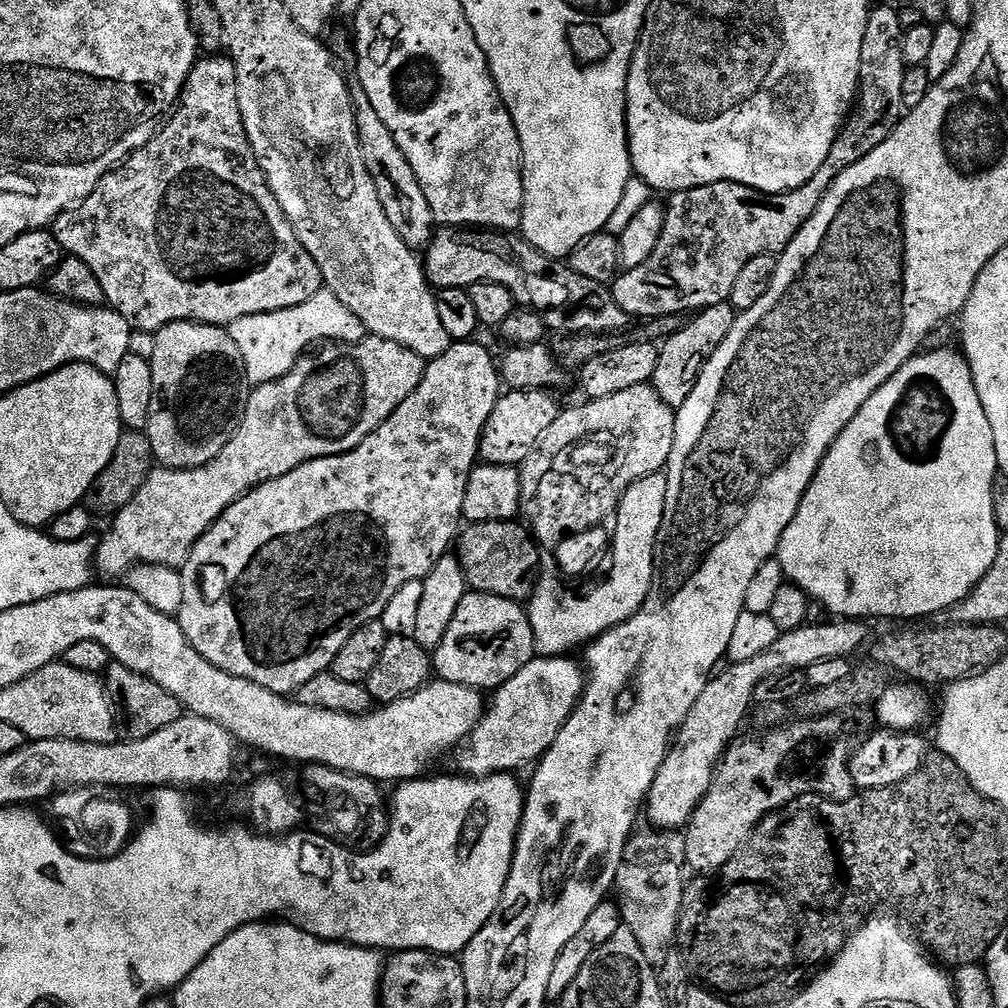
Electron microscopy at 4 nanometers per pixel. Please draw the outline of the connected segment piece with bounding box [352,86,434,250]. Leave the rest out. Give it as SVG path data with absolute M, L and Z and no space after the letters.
M352 88L352 104L356 107L356 126L362 158L366 162L370 178L374 178L374 190L378 190L378 202L382 202L382 210L386 210L390 226L394 226L398 238L402 238L408 248L427 249L434 231L432 211L410 162L406 162L406 154L402 154L398 142L394 142L394 134L386 130L386 122L378 118L378 110L370 106L370 98L363 88Z

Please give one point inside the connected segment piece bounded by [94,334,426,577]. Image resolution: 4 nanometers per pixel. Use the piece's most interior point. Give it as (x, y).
(330, 401)

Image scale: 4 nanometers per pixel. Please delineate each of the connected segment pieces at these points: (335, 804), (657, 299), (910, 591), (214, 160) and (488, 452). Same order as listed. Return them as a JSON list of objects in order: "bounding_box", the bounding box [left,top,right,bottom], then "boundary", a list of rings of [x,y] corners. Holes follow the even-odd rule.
[{"bounding_box":[303,764,390,854],"boundary":[[[310,764],[303,769],[308,779],[308,788],[312,796],[328,812],[320,812],[316,816],[315,831],[321,837],[337,836],[344,840],[343,847],[356,854],[371,852],[378,847],[388,833],[388,817],[390,804],[380,793],[381,785],[365,776],[354,776],[340,772],[336,768],[327,768],[321,764]],[[368,828],[368,832],[360,832]],[[348,847],[348,848],[347,848]]]},{"bounding_box":[611,4,906,318],"boundary":[[[880,4],[871,9],[866,22],[866,30],[862,34],[862,62],[860,63],[860,86],[858,99],[850,113],[843,121],[836,140],[830,146],[830,154],[826,154],[826,162],[818,166],[818,174],[810,178],[802,186],[792,188],[788,192],[760,192],[757,188],[747,188],[729,180],[714,182],[706,186],[691,188],[689,192],[677,192],[667,201],[664,213],[664,225],[658,238],[658,246],[654,246],[654,254],[646,258],[638,266],[621,271],[611,285],[612,297],[622,306],[629,318],[651,318],[653,316],[678,316],[692,314],[701,308],[709,308],[715,304],[731,301],[734,282],[742,266],[750,262],[750,258],[770,256],[784,251],[794,234],[806,226],[806,222],[818,210],[822,198],[828,188],[843,172],[850,170],[854,162],[866,158],[870,150],[882,146],[892,129],[900,123],[902,113],[902,74],[906,65],[902,62],[900,38],[902,29],[898,22],[898,14],[893,5]]]},{"bounding_box":[775,348,1002,622],"boundary":[[[953,348],[921,351],[906,361],[886,382],[882,382],[874,394],[870,394],[858,414],[854,414],[851,422],[828,447],[824,461],[798,506],[798,514],[794,514],[790,526],[786,526],[782,534],[775,559],[780,561],[785,577],[799,586],[815,603],[817,600],[822,607],[829,608],[836,615],[833,617],[867,621],[868,616],[893,616],[896,620],[904,620],[900,622],[916,622],[919,616],[947,613],[949,608],[971,594],[974,586],[982,582],[986,570],[994,566],[994,558],[998,558],[1002,529],[996,525],[992,501],[992,483],[998,474],[994,433],[990,431],[990,421],[982,410],[982,402],[978,402],[978,390],[974,386],[974,378],[964,353]]]},{"bounding_box":[54,54,324,334],"boundary":[[[208,54],[197,59],[186,78],[183,90],[180,91],[180,99],[174,111],[167,117],[163,127],[157,131],[155,138],[133,152],[123,164],[107,172],[98,182],[96,189],[81,204],[61,213],[54,221],[54,235],[68,256],[81,259],[94,272],[94,277],[98,278],[99,285],[105,291],[105,301],[118,314],[122,314],[122,318],[126,318],[129,326],[137,332],[154,334],[162,326],[183,320],[193,320],[195,324],[231,326],[234,322],[238,322],[238,318],[302,306],[302,302],[310,302],[314,294],[322,291],[324,282],[318,270],[318,262],[310,258],[306,246],[302,246],[298,234],[294,234],[294,226],[290,226],[282,206],[278,206],[278,198],[274,198],[268,180],[262,174],[259,162],[256,161],[256,155],[250,146],[240,117],[236,71],[231,59],[224,54]]]},{"bounding_box":[479,388,562,466],"boundary":[[[531,388],[529,392],[505,391],[494,410],[490,410],[490,418],[486,418],[486,426],[480,439],[479,459],[494,466],[523,464],[530,450],[534,450],[538,438],[546,434],[546,430],[562,411],[561,405],[556,405],[556,400],[552,396],[555,395],[538,388]]]}]

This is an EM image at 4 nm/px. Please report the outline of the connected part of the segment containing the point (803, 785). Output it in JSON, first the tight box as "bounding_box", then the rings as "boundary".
{"bounding_box":[684,714,858,874],"boundary":[[[825,714],[822,716],[810,716],[807,718],[796,718],[791,722],[785,722],[779,726],[772,726],[767,729],[765,736],[756,736],[753,740],[737,739],[728,745],[725,753],[720,758],[720,763],[716,765],[716,775],[712,778],[710,790],[702,798],[702,802],[694,810],[691,820],[686,825],[684,832],[684,841],[686,842],[686,864],[689,869],[692,868],[693,873],[704,874],[700,872],[719,873],[720,869],[726,866],[726,862],[730,862],[730,858],[736,853],[742,845],[752,836],[752,831],[756,829],[764,817],[769,816],[772,812],[779,812],[781,808],[789,805],[794,800],[799,800],[801,796],[827,796],[830,800],[848,800],[854,794],[854,785],[850,778],[850,758],[854,749],[857,747],[858,740],[852,735],[855,734],[856,728],[840,714]]]}

